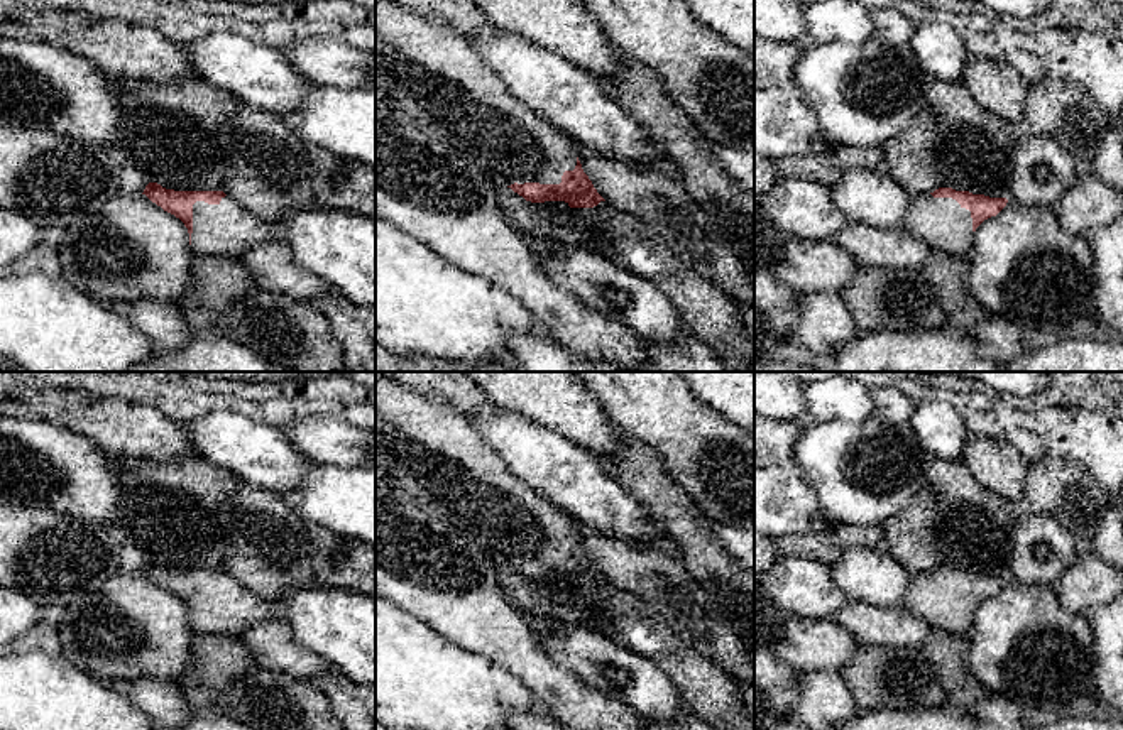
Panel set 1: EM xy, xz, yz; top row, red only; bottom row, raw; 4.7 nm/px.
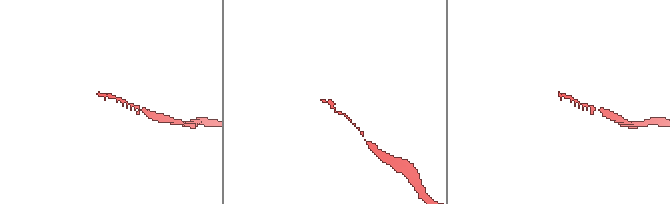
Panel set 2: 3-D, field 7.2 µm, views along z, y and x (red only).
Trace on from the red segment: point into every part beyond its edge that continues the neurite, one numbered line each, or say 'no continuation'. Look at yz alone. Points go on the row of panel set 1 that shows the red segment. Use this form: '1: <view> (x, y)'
1: yz (941, 222)

